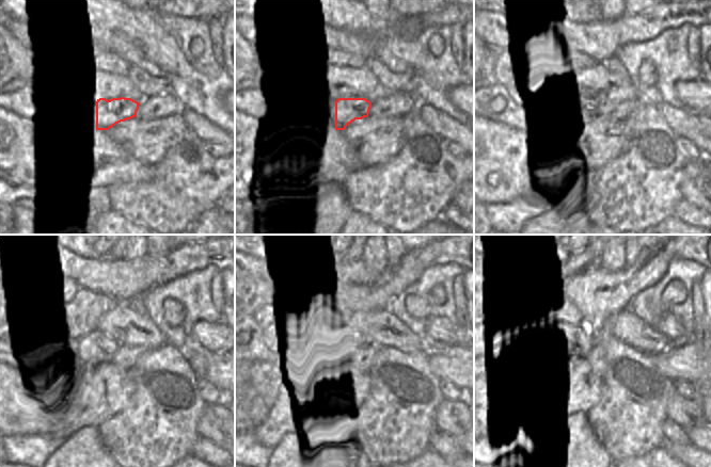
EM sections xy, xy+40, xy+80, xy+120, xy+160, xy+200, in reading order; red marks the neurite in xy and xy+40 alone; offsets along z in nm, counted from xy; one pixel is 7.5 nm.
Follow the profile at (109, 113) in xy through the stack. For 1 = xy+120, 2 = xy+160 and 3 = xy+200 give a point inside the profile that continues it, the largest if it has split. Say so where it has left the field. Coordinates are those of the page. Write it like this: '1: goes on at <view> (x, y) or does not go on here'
1: goes on at xy+120 (99, 349)
2: goes on at xy+160 (341, 345)
3: goes on at xy+200 (581, 343)

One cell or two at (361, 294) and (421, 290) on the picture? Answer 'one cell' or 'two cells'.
two cells

